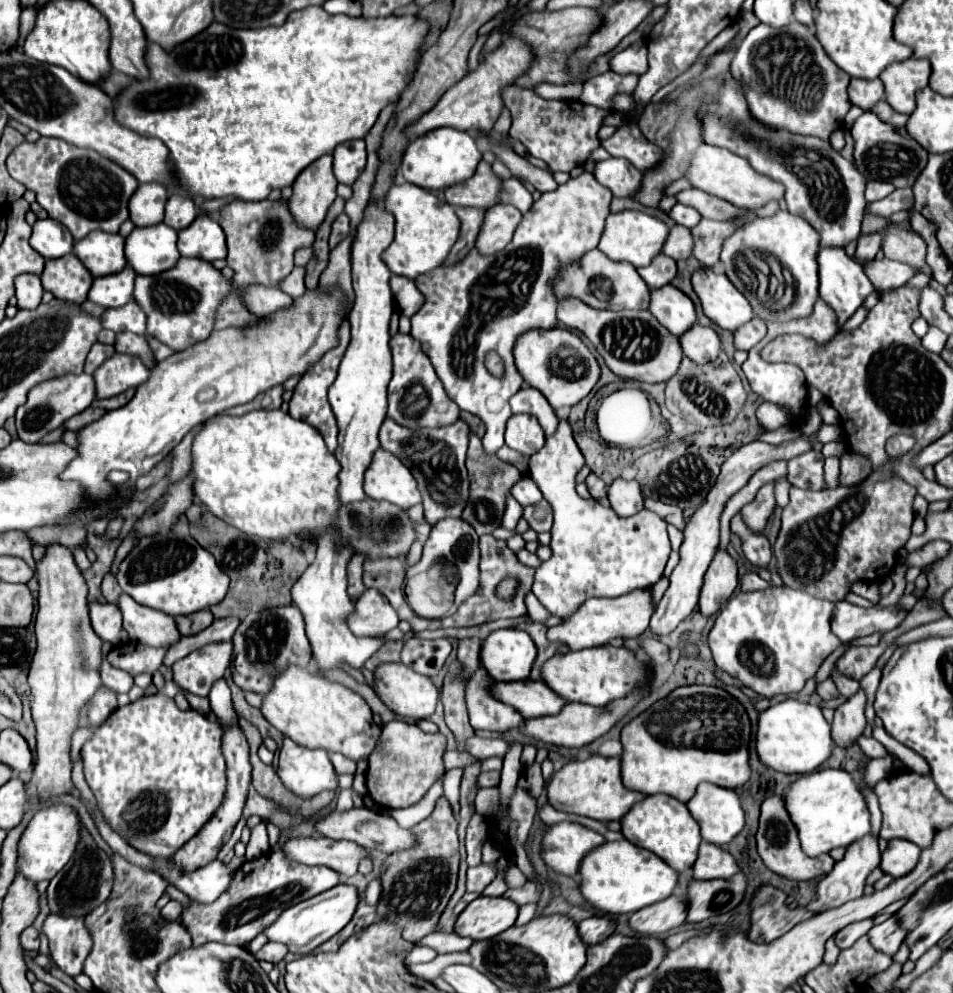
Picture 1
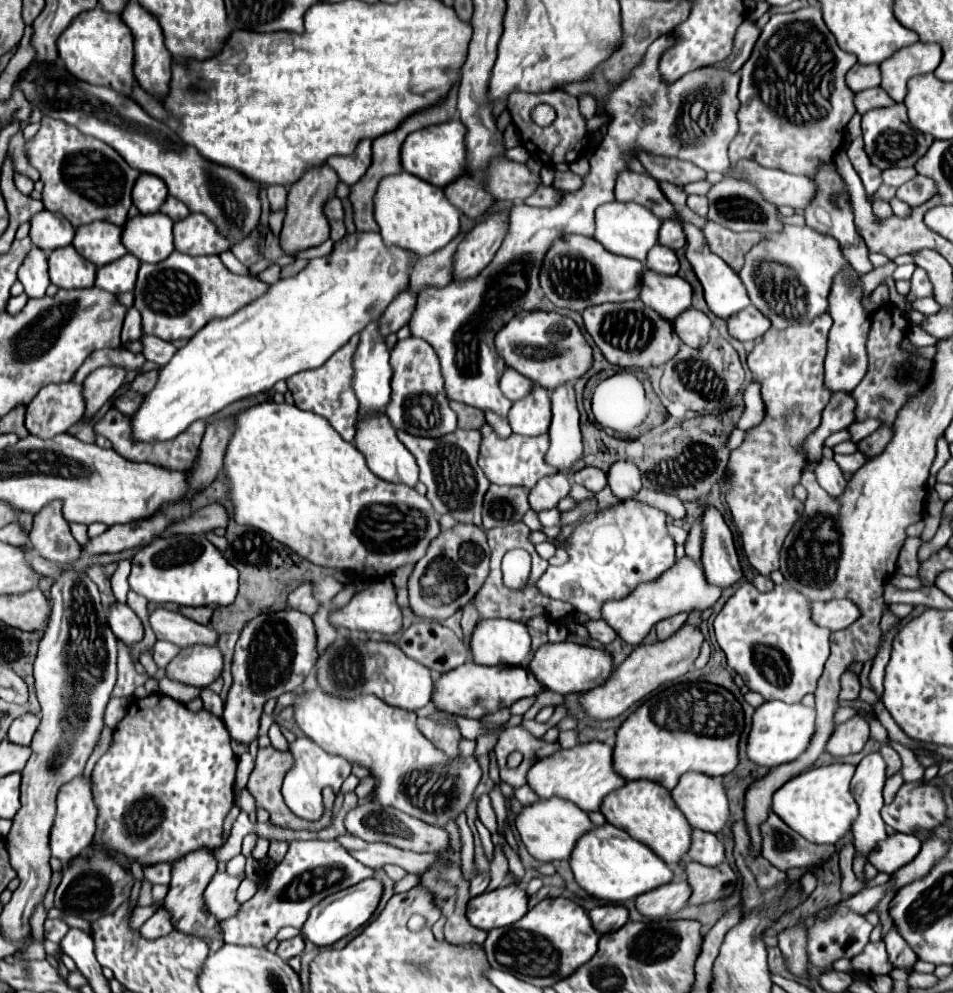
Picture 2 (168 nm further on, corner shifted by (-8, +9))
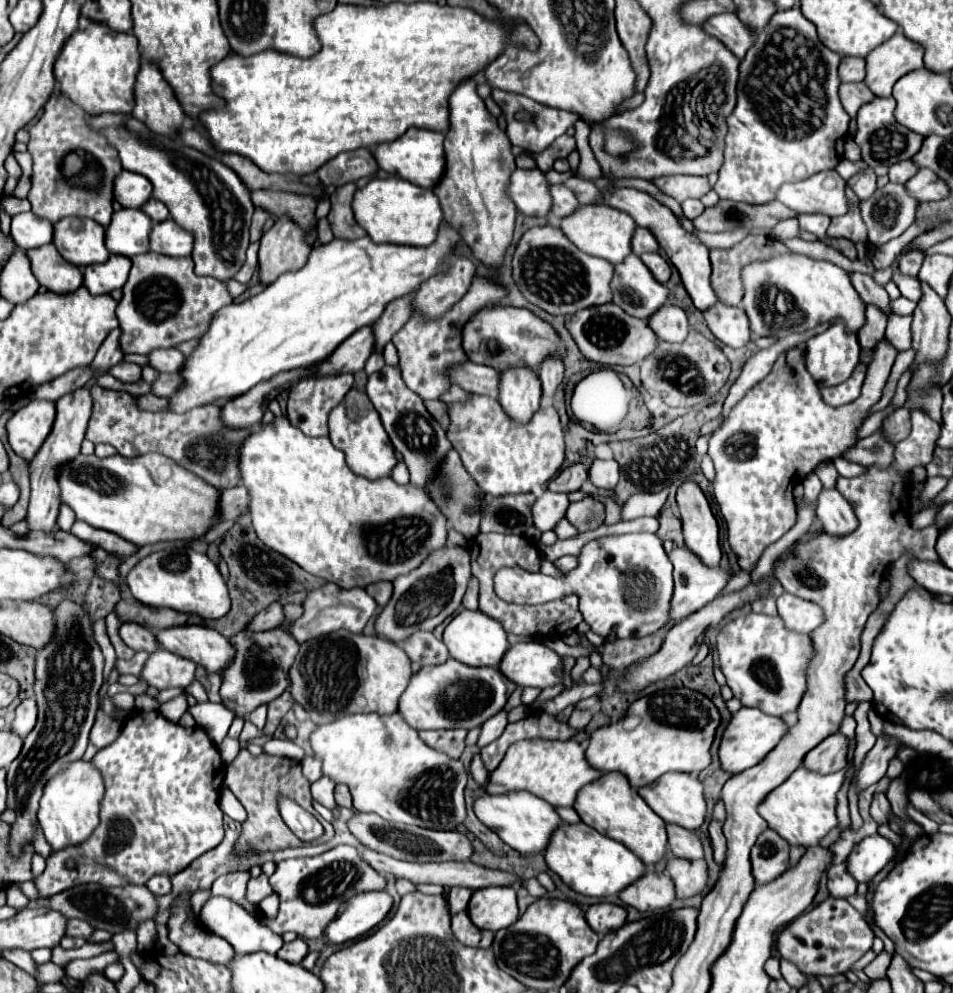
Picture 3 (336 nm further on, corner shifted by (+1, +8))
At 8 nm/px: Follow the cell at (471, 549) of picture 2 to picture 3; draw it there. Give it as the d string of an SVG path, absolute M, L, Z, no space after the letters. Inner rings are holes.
M443 546L439 550L433 550L417 570L411 570L407 576L399 576L393 582L395 592L375 622L377 632L399 644L415 630L433 630L461 606L461 598L467 590L469 580L471 556L467 548Z

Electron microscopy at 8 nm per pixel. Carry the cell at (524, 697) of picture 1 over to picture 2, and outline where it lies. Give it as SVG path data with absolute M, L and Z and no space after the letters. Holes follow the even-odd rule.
M466 661L464 665L442 673L434 681L432 691L432 703L438 711L466 717L466 719L482 719L490 713L496 713L502 707L510 707L518 699L538 695L544 687L538 685L538 681L532 677L532 673L524 667L508 667L508 665L478 665L474 661Z

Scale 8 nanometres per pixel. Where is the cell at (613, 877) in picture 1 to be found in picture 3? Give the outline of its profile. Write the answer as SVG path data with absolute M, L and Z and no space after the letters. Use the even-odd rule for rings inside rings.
M583 822L561 824L559 830L555 830L555 838L551 838L551 846L545 850L545 862L571 890L593 898L617 896L647 872L641 858L635 856L627 846L605 834L599 834Z

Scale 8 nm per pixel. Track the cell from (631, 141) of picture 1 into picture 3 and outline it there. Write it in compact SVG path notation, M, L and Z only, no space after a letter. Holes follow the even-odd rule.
M675 174L675 176L663 176L663 178L655 178L651 180L663 194L675 198L677 202L683 202L687 198L701 198L703 194L707 194L711 190L707 178L703 176L683 176L683 174Z

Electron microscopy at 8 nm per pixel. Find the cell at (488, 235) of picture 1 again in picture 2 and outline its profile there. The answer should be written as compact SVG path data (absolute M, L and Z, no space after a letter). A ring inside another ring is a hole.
M506 213L488 215L472 231L468 231L456 249L456 257L452 257L452 279L464 281L476 277L492 261L506 233Z

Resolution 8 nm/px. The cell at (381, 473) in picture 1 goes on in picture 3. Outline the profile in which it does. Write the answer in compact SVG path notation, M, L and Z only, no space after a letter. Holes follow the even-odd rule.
M351 388L343 402L337 408L333 408L329 416L329 438L339 450L345 452L345 460L355 474L369 480L389 478L393 474L393 468L397 464L395 448L391 446L387 432L383 430L377 410L371 406L371 400L363 390Z

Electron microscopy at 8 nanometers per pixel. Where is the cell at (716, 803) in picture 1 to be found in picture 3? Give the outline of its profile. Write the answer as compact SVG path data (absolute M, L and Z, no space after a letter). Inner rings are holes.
M663 774L651 786L639 788L639 794L651 806L655 814L659 814L667 824L677 824L687 830L697 830L705 820L705 798L703 798L703 784L697 780L695 774Z

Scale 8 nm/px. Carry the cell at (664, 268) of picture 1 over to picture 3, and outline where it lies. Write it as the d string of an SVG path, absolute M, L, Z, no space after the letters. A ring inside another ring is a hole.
M645 252L645 254L641 256L641 260L643 260L643 264L651 270L651 274L653 274L661 284L667 284L669 276L671 276L671 268L669 268L669 264L667 264L665 258L661 258L661 256L655 254L655 252Z

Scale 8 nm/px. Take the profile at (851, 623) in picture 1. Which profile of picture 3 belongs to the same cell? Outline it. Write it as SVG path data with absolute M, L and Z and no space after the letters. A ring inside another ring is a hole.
M787 592L777 598L777 612L785 620L785 626L789 630L803 634L811 634L811 630L821 626L825 618L823 610L817 604L791 596Z

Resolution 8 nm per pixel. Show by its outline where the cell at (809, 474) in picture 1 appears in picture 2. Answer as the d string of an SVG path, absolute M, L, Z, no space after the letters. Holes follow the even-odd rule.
M820 459L818 467L816 467L816 479L824 487L824 491L834 499L838 499L846 489L846 479L844 479L840 467L836 465L836 461L832 461L832 459Z

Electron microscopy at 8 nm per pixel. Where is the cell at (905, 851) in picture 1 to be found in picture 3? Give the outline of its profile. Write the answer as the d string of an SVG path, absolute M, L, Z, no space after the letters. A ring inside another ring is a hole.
M873 834L863 838L847 858L847 870L857 882L871 882L895 856L897 848L891 840Z

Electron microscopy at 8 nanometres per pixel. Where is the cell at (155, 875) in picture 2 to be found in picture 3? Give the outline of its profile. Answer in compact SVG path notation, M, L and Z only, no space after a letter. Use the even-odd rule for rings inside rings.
M157 874L155 878L147 880L145 886L147 886L155 896L157 896L157 894L167 894L167 892L171 892L171 878L169 878L167 874Z

